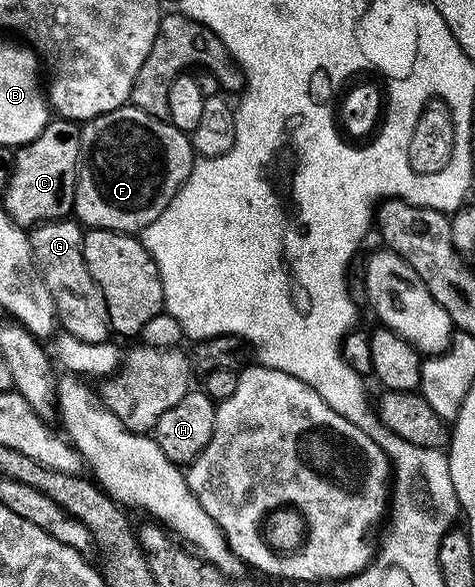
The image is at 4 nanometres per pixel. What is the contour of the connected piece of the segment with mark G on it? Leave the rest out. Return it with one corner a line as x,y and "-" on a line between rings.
58,220
43,222
28,231
29,248
33,252
33,260
38,271
45,273
44,285
54,295
63,326
74,338
84,342
107,342
111,338
109,309
105,303
103,292
85,263
83,240
85,230
76,221

